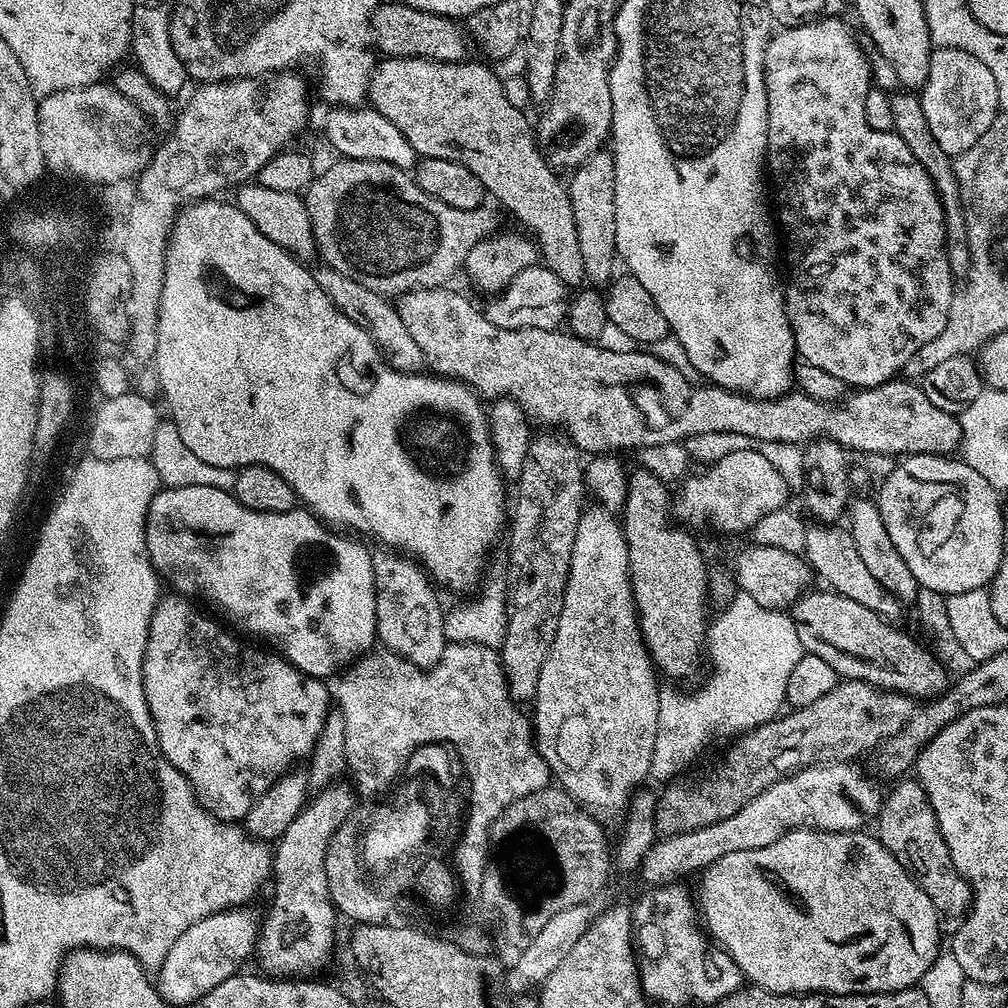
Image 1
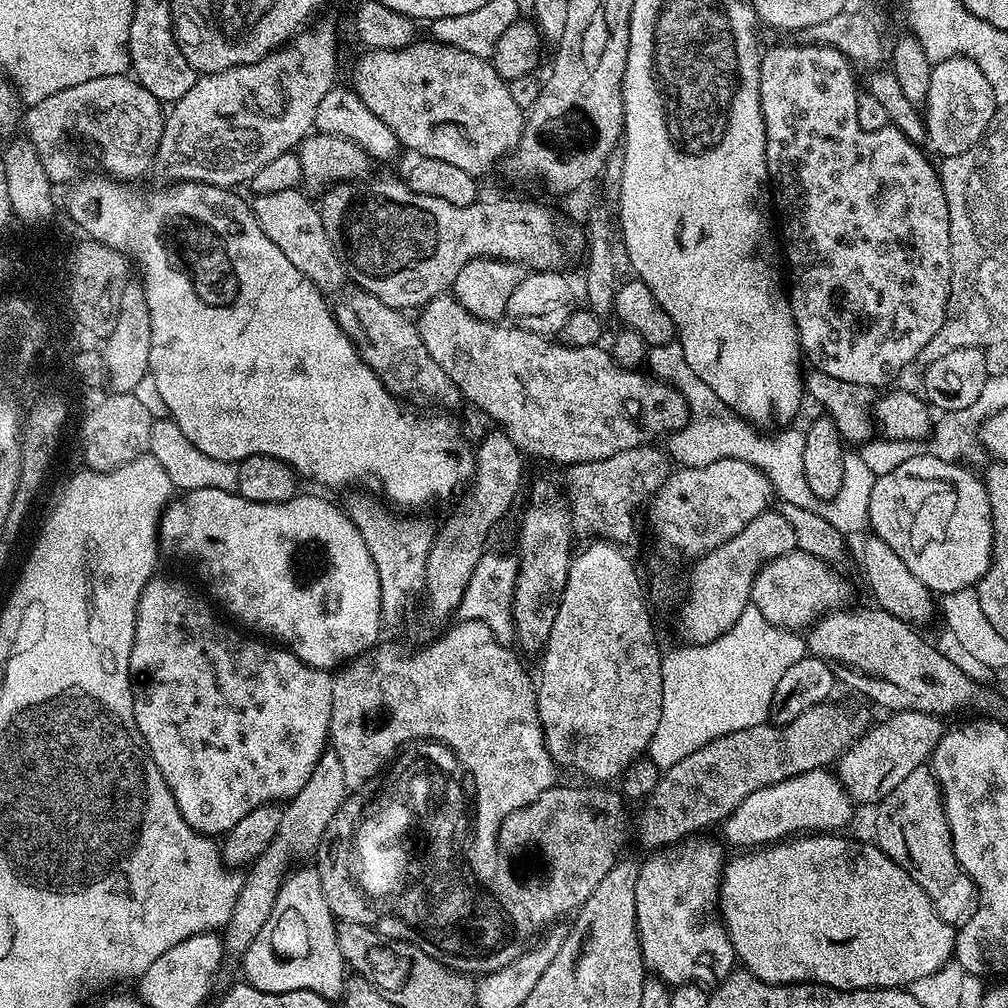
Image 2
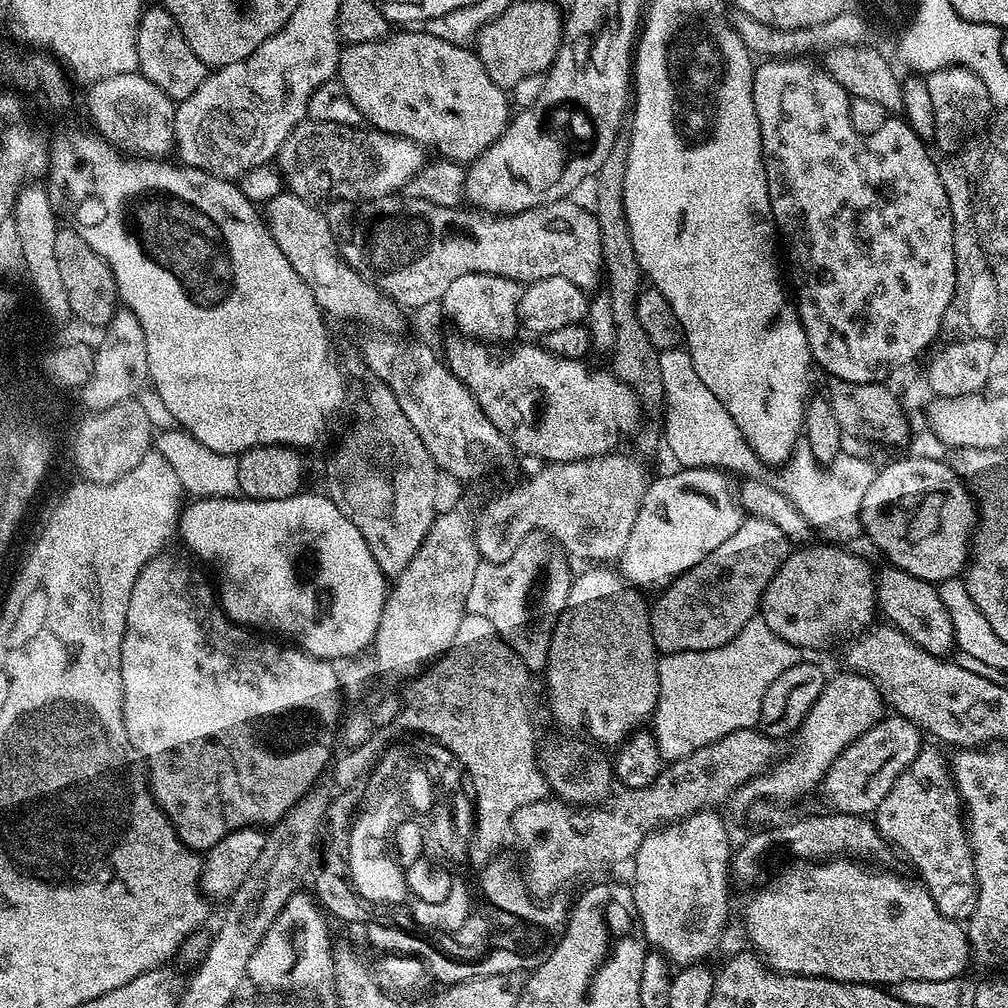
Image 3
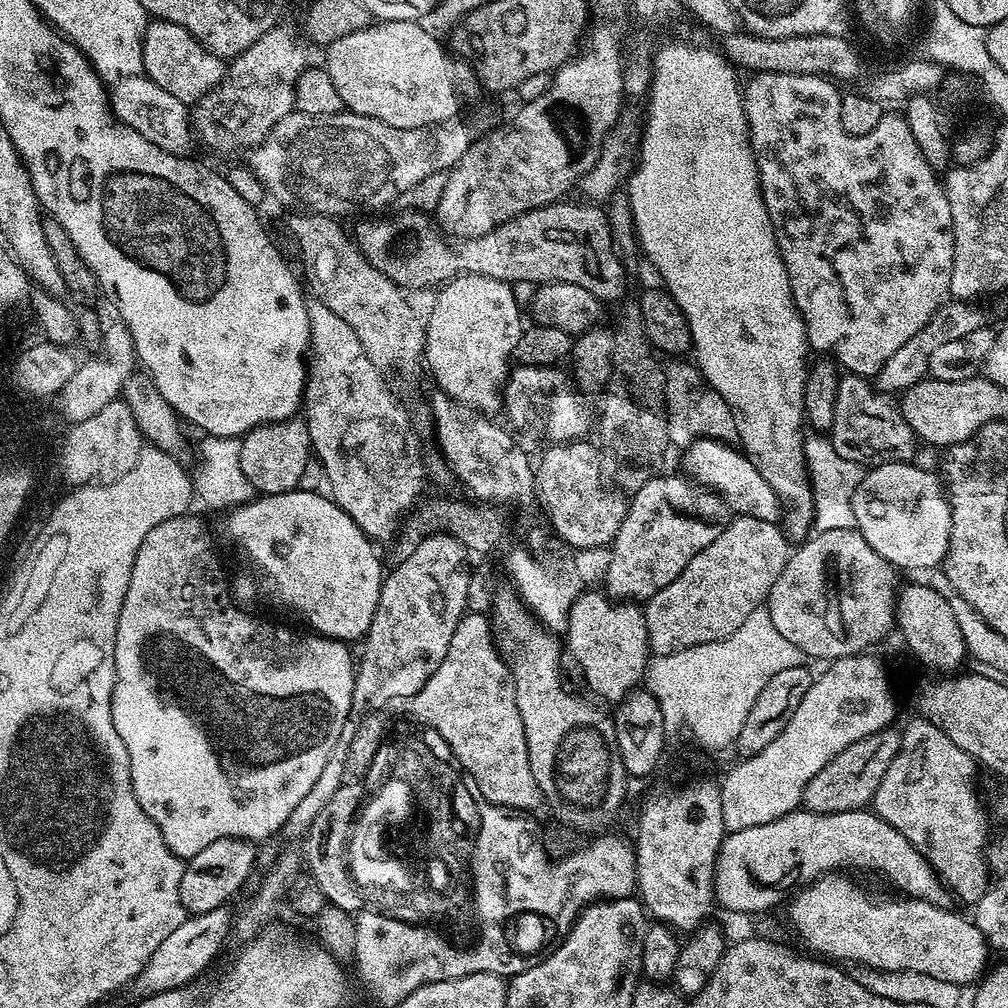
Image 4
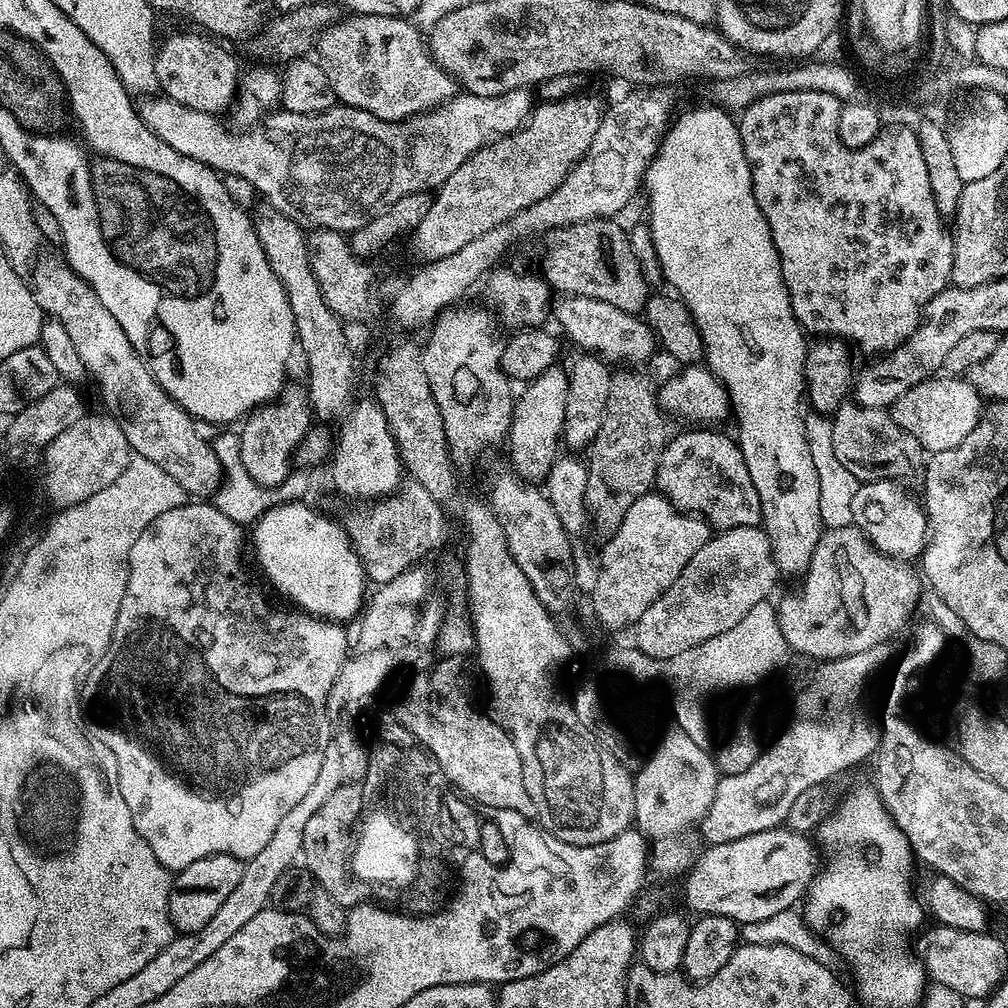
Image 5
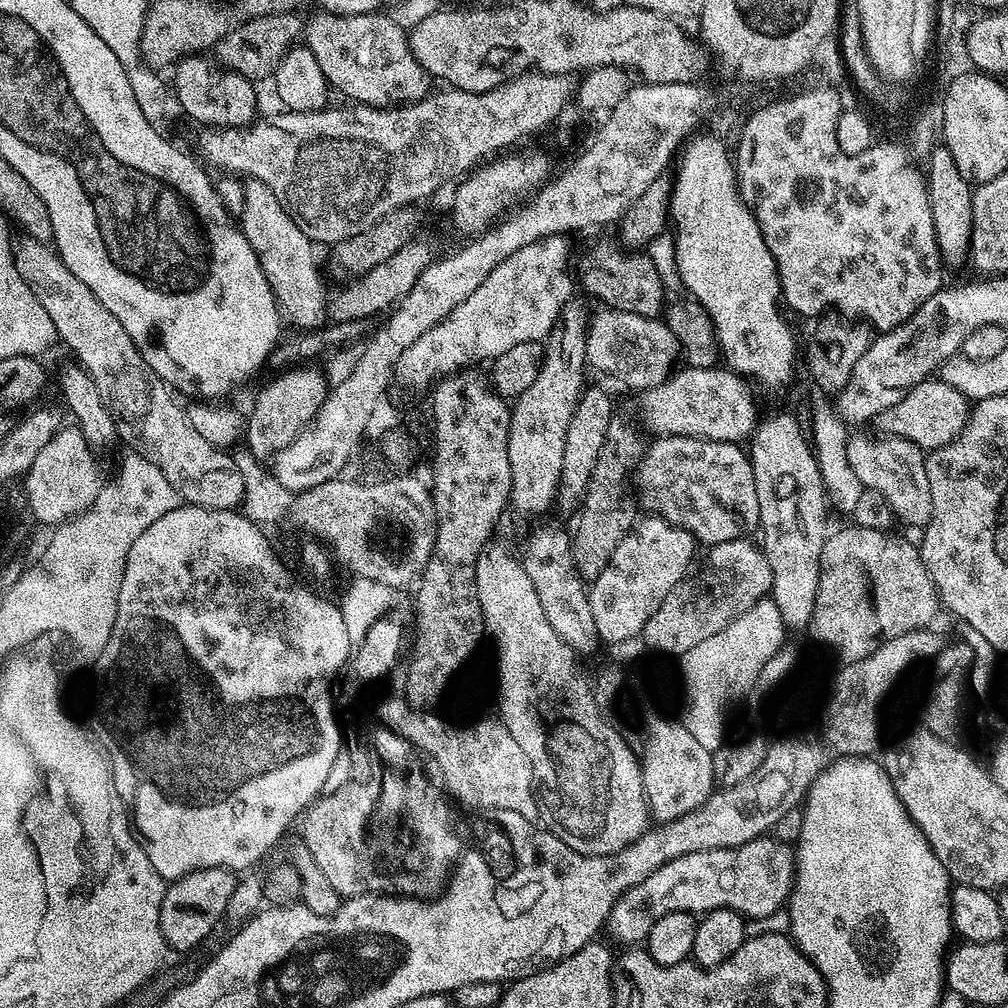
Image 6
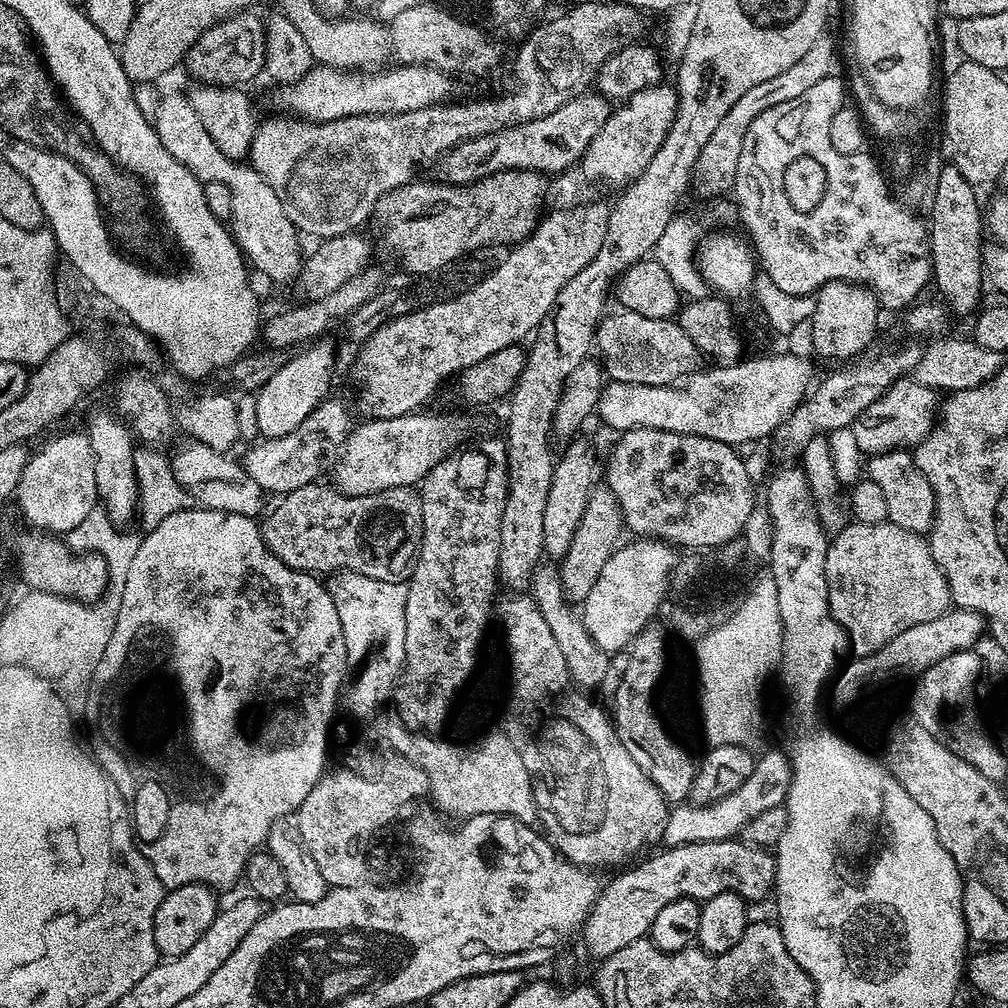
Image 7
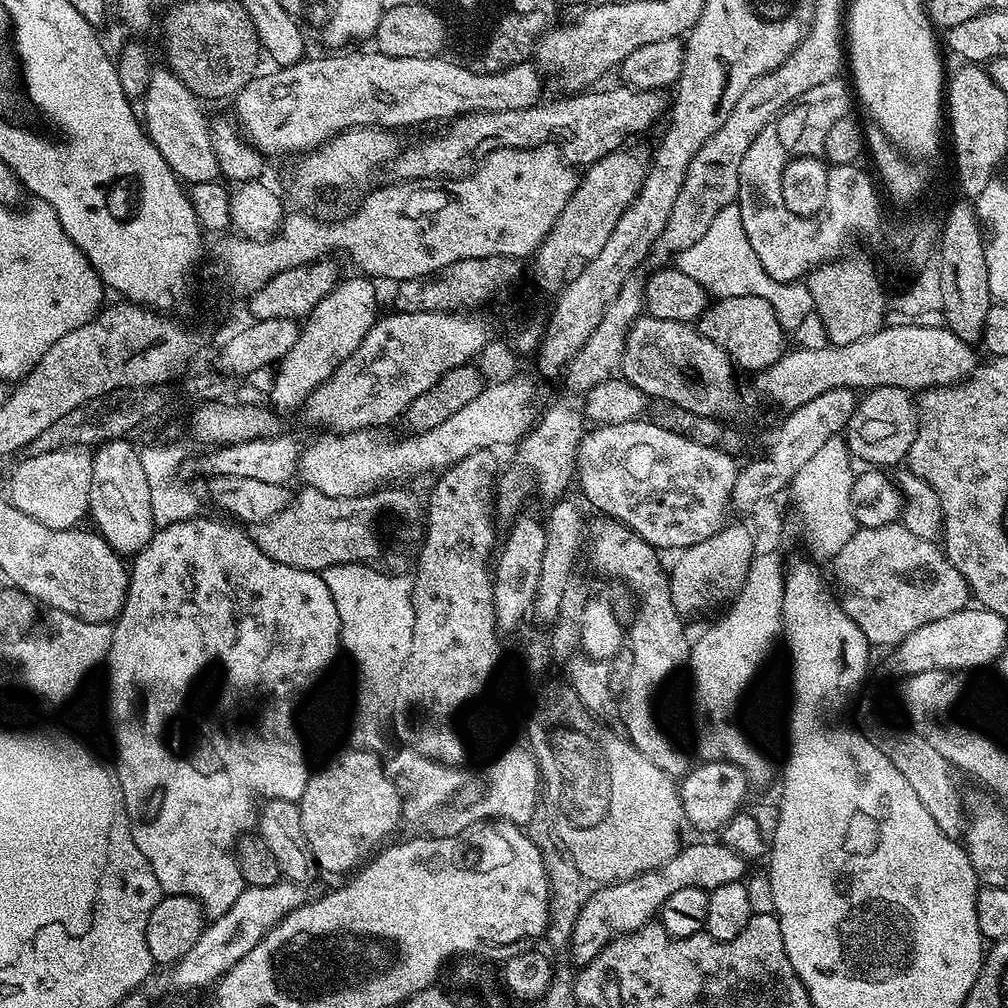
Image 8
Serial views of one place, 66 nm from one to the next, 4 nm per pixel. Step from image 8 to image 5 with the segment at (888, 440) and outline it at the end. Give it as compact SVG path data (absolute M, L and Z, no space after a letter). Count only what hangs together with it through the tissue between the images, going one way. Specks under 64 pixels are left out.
M940 374L906 390L902 398L893 402L890 411L894 422L898 422L898 426L902 426L906 434L914 434L925 453L931 454L950 450L950 446L958 446L958 442L962 442L962 438L966 438L970 430L974 430L974 426L980 421L982 397L967 378L956 374Z

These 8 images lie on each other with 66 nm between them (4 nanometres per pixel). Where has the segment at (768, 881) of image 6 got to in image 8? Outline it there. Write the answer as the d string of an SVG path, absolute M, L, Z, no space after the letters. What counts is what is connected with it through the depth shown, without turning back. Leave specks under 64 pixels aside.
M722 842L716 844L692 844L681 847L679 854L666 862L658 870L650 870L630 880L617 880L615 884L600 886L596 893L581 908L574 923L576 958L592 961L608 943L617 936L639 930L659 913L660 907L677 890L703 888L711 890L726 886L728 882L741 882L745 879L746 861Z

